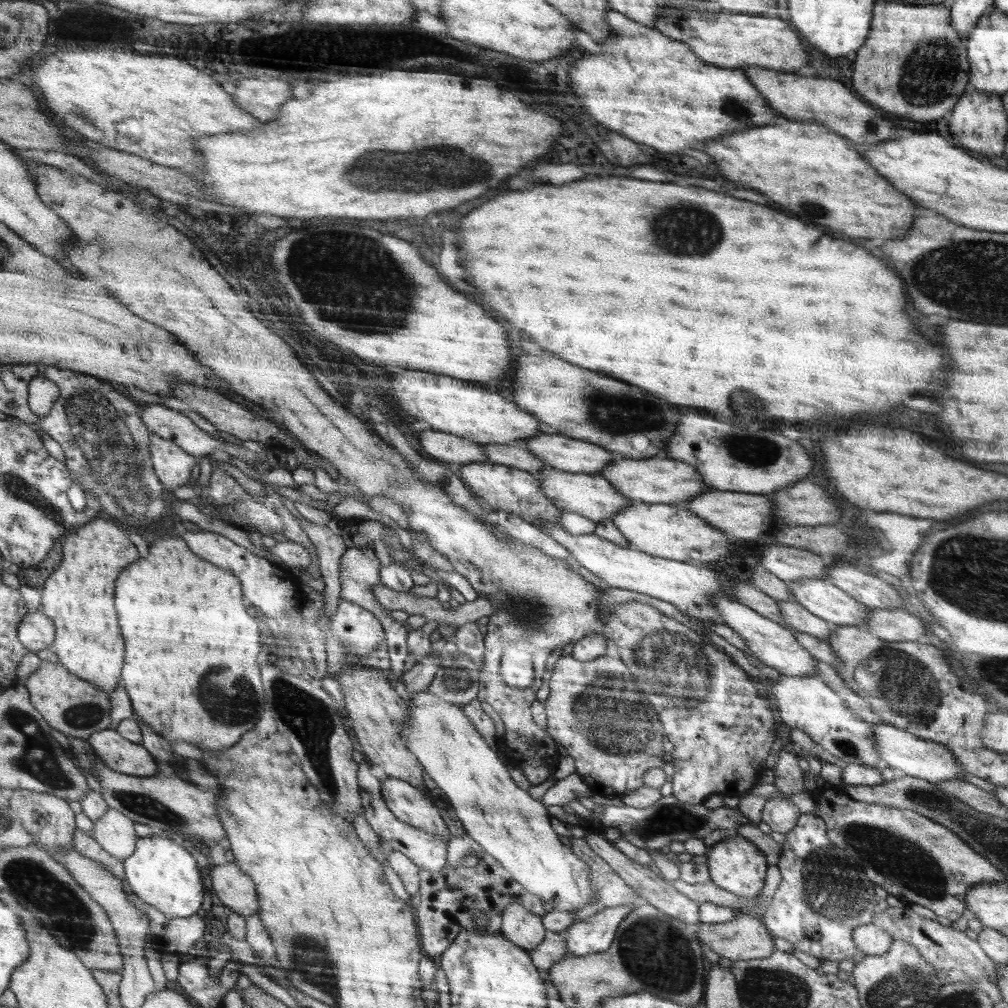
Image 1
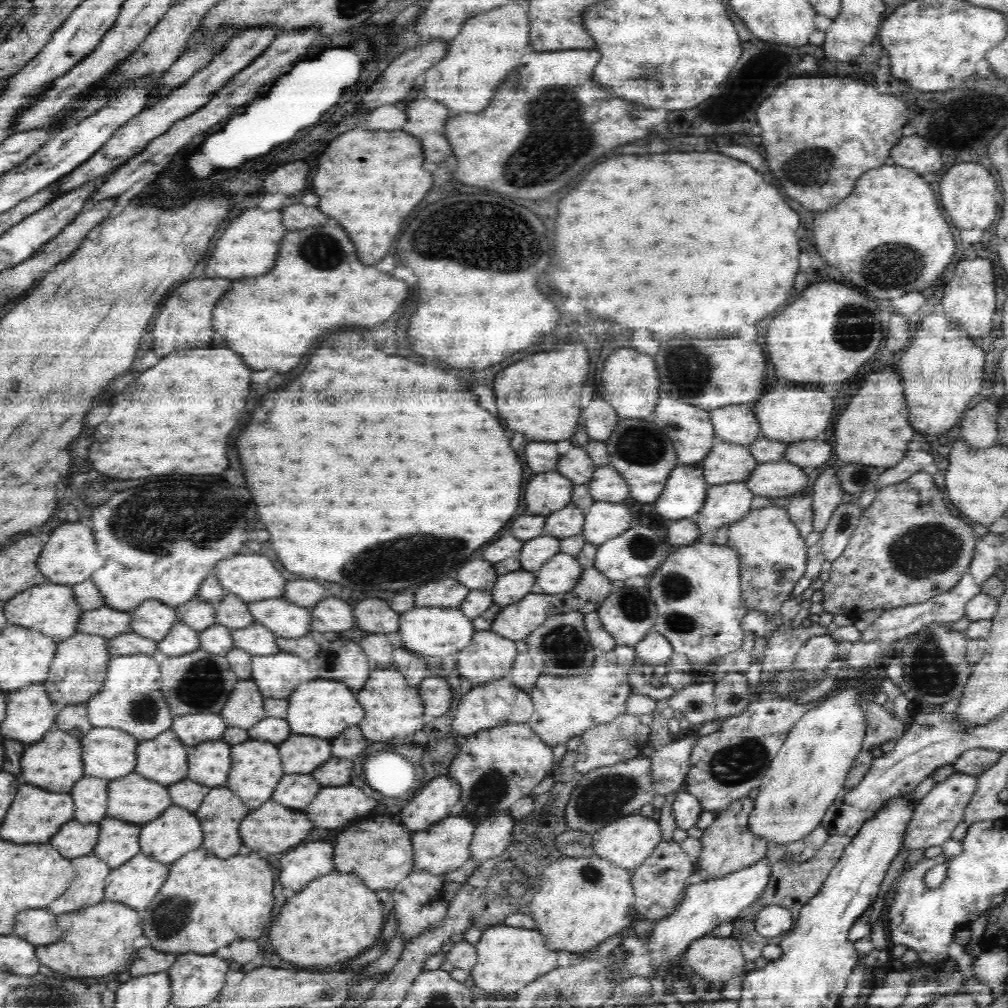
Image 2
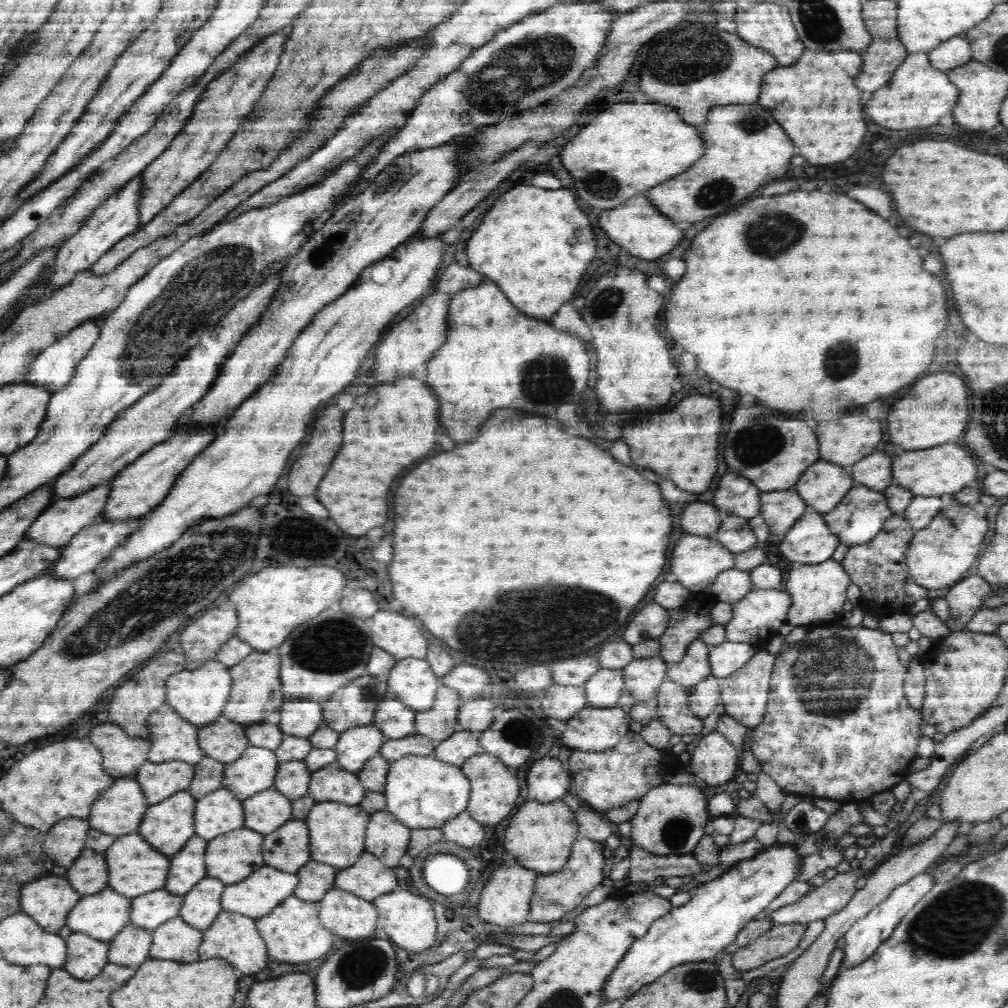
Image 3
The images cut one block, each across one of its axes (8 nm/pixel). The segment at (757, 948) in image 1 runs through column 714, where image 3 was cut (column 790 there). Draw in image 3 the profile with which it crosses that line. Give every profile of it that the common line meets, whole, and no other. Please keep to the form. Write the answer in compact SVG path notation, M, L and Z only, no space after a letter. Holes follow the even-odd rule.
M800 923L778 924L770 927L760 938L753 939L748 946L738 948L732 956L733 967L737 971L758 968L770 960L790 954L798 948L806 932L806 925Z

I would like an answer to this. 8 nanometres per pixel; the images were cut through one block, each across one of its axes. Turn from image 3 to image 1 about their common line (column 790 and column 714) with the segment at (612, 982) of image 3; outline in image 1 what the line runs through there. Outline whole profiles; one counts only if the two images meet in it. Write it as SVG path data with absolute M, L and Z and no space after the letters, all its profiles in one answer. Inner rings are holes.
M731 833L728 839L720 841L706 852L711 881L717 887L734 893L740 900L752 900L764 888L766 878L766 857L750 840Z

